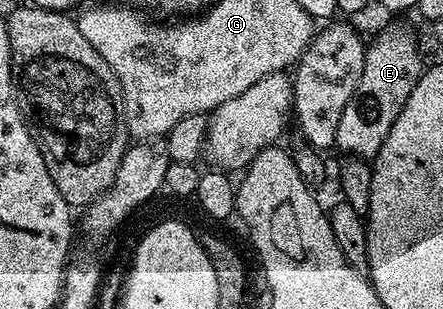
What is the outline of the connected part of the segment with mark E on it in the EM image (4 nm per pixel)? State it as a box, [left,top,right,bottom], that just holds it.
[334,28,424,158]

